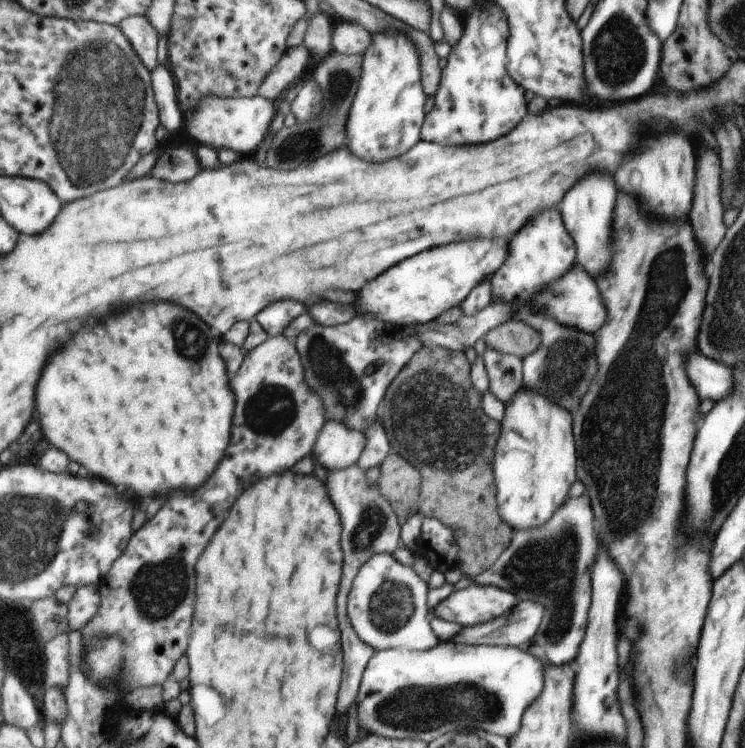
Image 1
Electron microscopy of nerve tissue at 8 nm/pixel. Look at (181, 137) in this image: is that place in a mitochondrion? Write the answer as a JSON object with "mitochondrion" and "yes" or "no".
{"mitochondrion":"no"}

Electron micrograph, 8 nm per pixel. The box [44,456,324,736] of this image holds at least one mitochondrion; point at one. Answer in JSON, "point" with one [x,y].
{"point":[157,589]}

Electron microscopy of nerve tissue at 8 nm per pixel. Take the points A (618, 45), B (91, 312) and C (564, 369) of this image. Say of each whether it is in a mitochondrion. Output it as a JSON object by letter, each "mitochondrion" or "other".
{"A":"mitochondrion","B":"other","C":"mitochondrion"}

